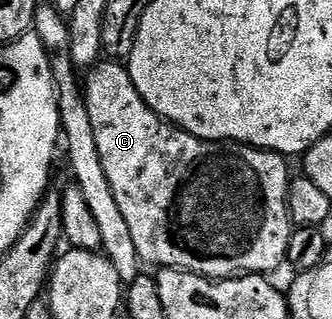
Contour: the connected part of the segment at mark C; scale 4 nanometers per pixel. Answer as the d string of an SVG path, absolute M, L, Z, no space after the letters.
M100 61L90 68L85 75L85 94L87 97L87 108L89 109L89 117L93 121L93 133L97 133L97 153L101 153L101 165L105 169L105 177L109 177L109 186L113 189L113 197L117 197L117 205L121 209L121 214L125 217L125 222L129 224L129 233L133 237L133 245L137 245L137 253L140 260L144 264L156 263L156 268L162 269L165 267L175 267L179 271L188 271L194 275L204 275L207 279L234 279L240 275L262 275L266 276L267 271L275 271L279 266L284 266L287 250L289 249L289 241L291 240L291 232L293 224L291 214L289 213L289 205L287 204L287 194L291 188L292 176L287 175L288 160L284 156L279 155L276 151L265 151L258 147L248 147L242 143L232 143L230 141L216 141L213 139L199 139L196 135L191 135L187 131L182 131L181 128L173 123L168 123L159 118L159 114L155 112L147 102L141 97L141 93L137 93L137 89L131 80L131 74L127 72L126 66L119 61Z

